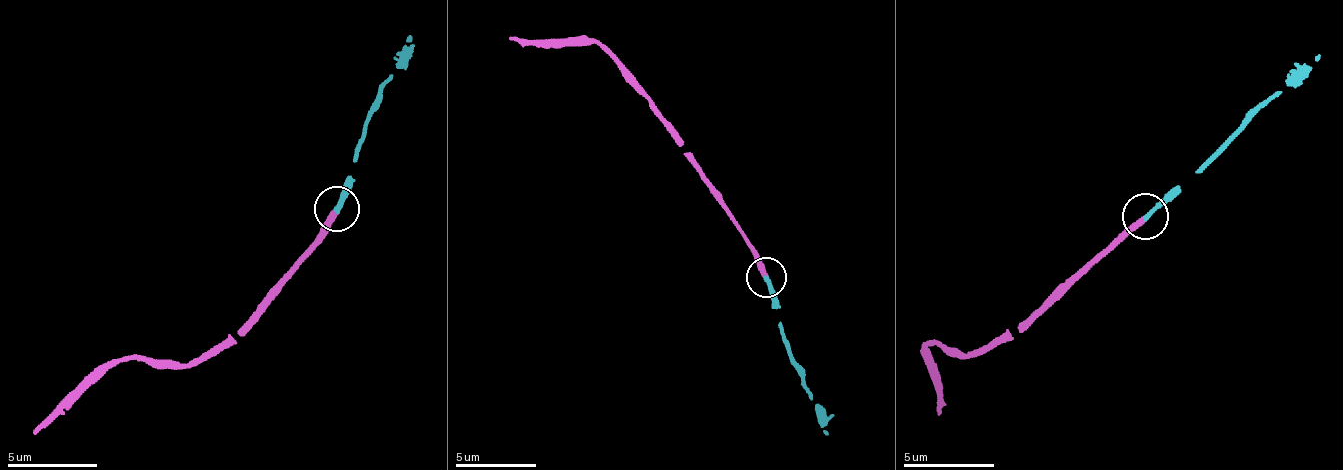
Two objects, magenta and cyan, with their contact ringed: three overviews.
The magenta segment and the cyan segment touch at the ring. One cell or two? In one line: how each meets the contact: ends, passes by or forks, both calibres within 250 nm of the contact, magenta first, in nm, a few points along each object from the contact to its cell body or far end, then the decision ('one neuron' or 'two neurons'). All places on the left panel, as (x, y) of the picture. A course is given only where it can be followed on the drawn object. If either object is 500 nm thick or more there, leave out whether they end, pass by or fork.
magenta ends there; cyan ends there; 340 nm thick on the magenta side, 280 nm on the other; magenta runs (337, 208), (324, 232), (255, 322), (233, 342), (203, 357), (120, 360), (34, 436); cyan runs (337, 208), (358, 140), (412, 36); one neuron

